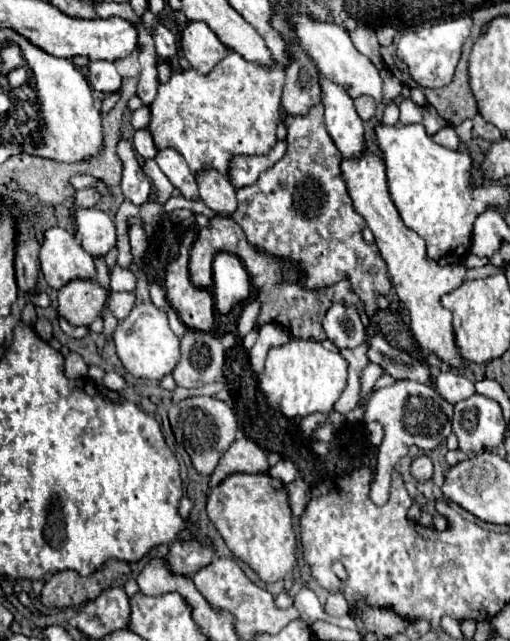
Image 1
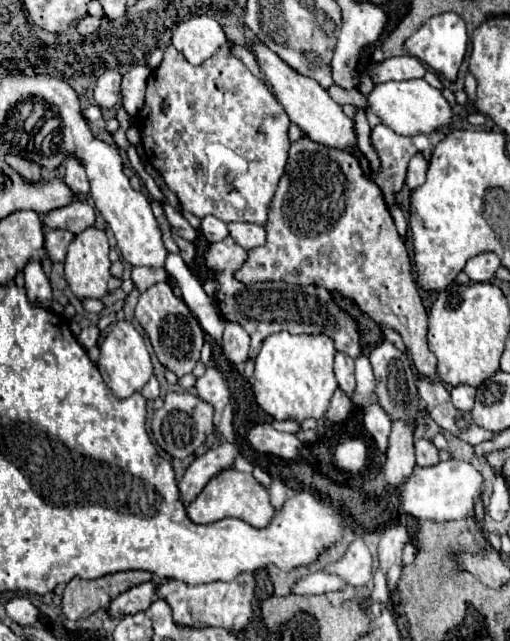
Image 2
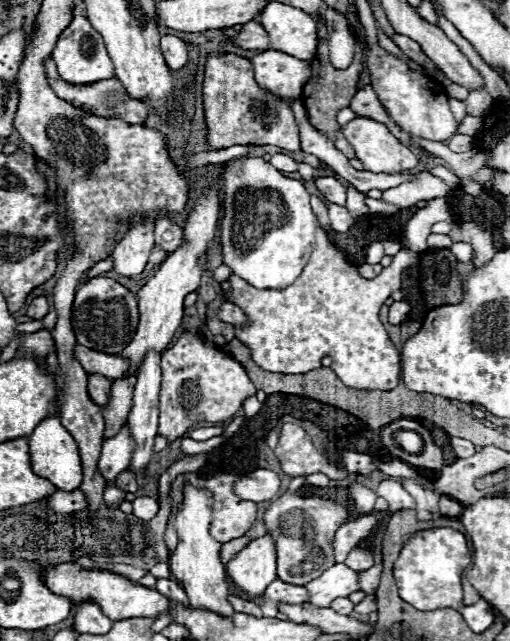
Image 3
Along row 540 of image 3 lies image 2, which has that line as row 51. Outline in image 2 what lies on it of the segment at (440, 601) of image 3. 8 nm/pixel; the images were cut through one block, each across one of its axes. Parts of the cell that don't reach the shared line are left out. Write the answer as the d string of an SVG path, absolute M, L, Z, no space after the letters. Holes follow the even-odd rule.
M452 12L446 14L438 14L428 18L406 42L404 48L410 56L416 56L418 60L426 62L434 72L442 74L448 82L456 82L458 78L458 70L462 66L462 60L466 56L466 46L468 46L468 38L464 38L464 30L466 30L466 22Z

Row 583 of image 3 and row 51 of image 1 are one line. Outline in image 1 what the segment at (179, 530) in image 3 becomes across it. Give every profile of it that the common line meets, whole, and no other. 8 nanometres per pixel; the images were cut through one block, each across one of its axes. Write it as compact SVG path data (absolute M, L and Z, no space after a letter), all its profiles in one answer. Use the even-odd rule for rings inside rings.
M188 22L180 34L178 46L190 66L200 74L208 74L228 54L228 48L206 22Z

